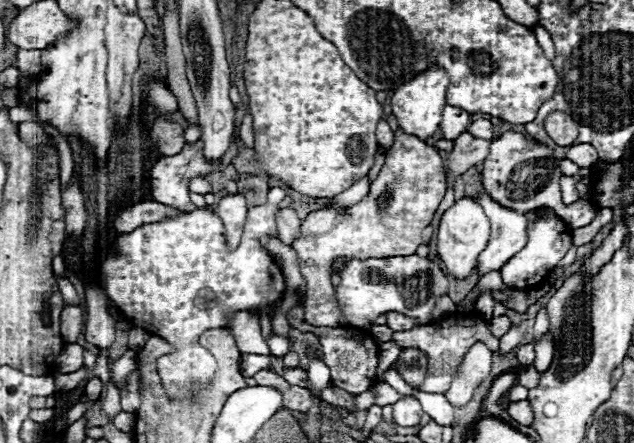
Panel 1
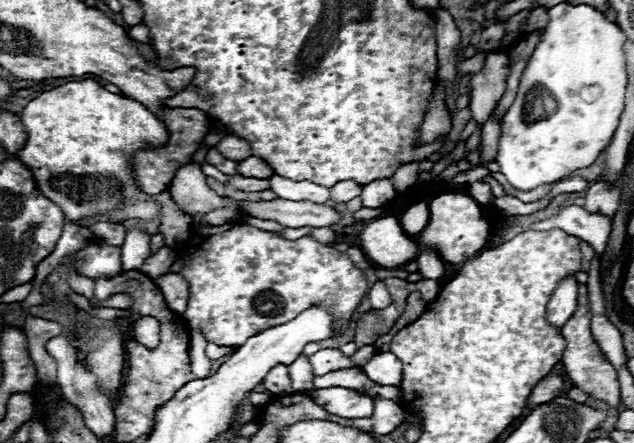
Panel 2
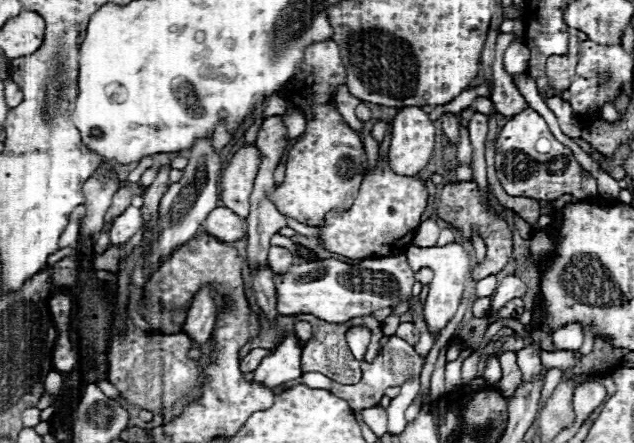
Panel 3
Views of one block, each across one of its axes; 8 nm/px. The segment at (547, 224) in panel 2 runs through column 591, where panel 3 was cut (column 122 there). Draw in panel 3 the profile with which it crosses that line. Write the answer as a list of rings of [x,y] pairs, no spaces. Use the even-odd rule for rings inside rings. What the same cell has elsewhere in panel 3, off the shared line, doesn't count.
[[[128,206],[110,228],[112,246],[124,246],[142,228],[142,212],[136,206]]]

